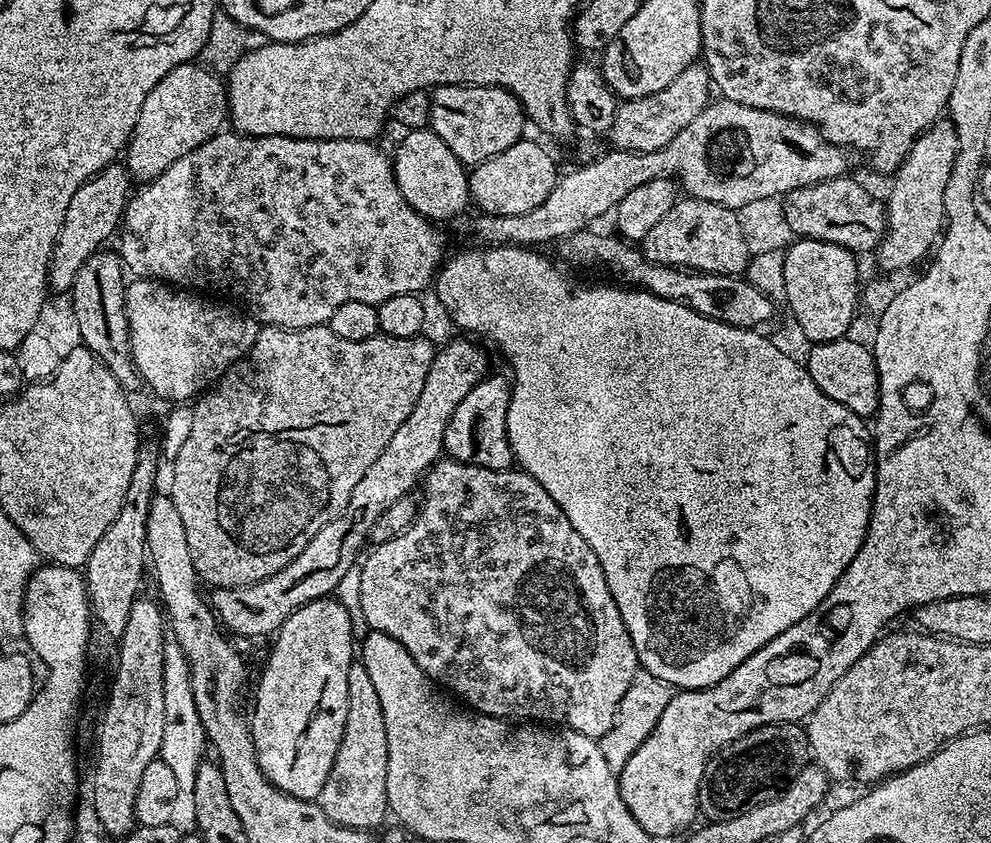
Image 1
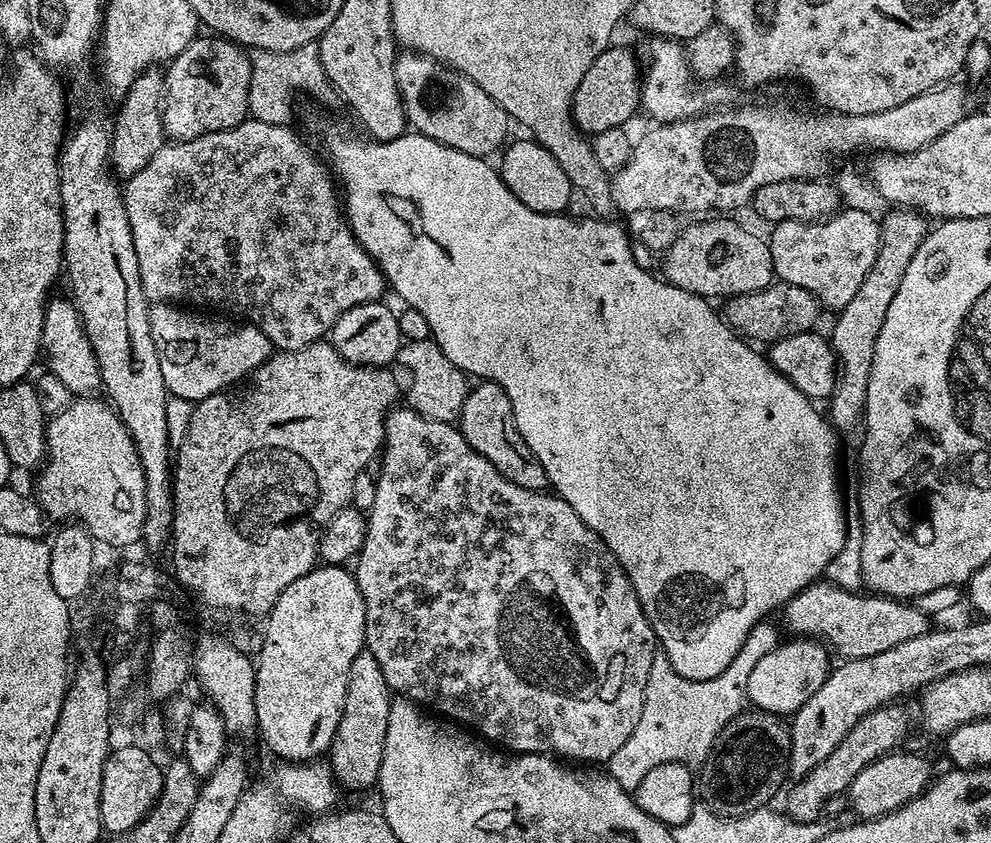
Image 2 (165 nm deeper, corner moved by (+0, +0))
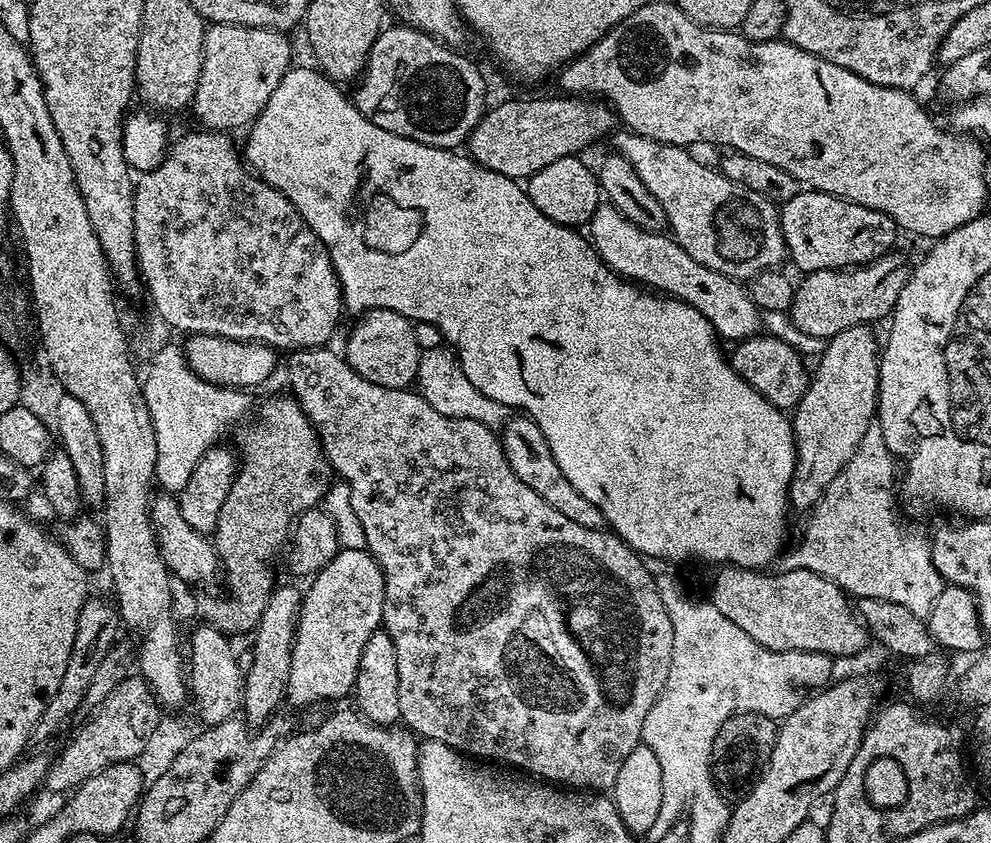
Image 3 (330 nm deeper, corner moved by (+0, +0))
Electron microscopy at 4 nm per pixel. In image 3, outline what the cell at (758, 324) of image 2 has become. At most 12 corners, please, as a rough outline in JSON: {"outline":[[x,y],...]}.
{"outline":[[896,255],[807,273],[790,315],[827,342],[891,317],[910,275]]}

